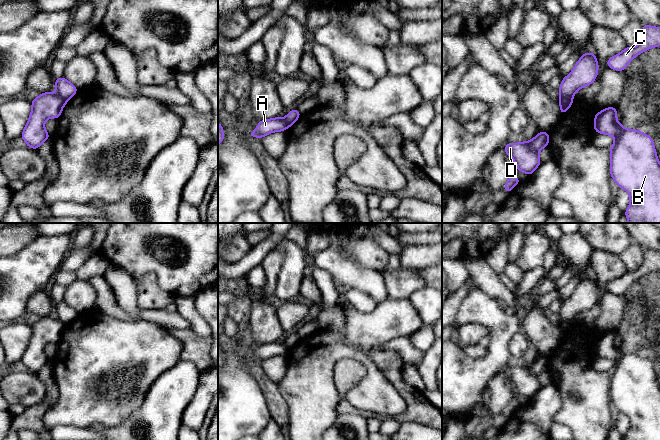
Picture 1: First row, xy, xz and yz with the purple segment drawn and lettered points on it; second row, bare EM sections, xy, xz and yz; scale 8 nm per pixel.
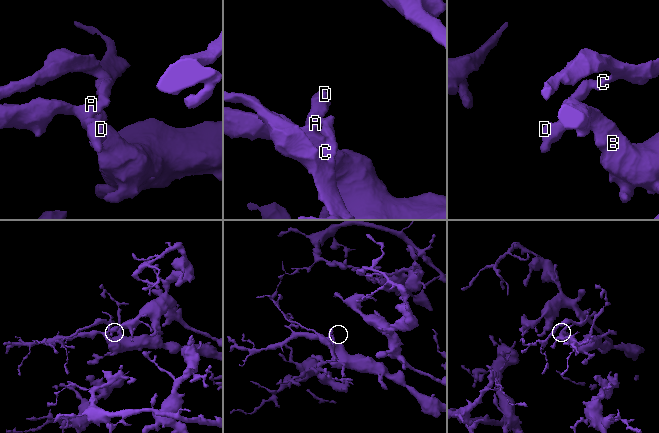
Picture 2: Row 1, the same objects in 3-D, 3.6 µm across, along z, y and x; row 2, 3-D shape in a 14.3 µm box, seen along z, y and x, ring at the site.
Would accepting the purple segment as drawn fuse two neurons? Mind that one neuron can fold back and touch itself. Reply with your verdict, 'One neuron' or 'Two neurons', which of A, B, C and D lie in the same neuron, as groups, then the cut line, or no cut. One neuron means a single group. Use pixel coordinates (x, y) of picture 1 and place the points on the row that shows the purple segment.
Two neurons. Groups: A B D / C. Split along yz (572, 97), (566, 97), (559, 102)

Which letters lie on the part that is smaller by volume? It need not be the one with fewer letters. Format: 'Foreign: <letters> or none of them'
Foreign: C

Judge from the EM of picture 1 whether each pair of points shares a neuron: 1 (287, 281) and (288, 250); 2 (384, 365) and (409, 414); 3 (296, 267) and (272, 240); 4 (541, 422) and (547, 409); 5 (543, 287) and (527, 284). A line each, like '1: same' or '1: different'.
1: same
2: same
3: different
4: same
5: different

